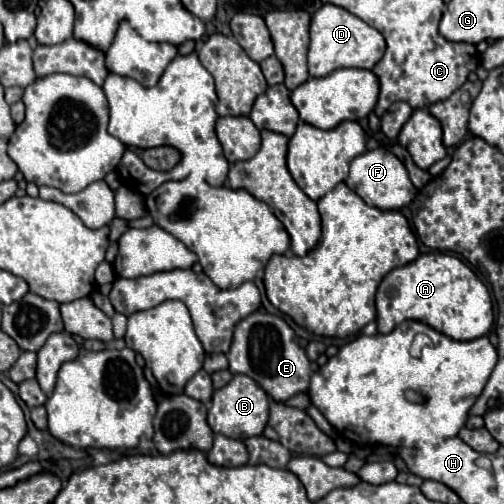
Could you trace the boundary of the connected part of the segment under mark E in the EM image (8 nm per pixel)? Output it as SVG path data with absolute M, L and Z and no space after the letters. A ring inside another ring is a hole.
M252 312L244 320L240 320L234 328L234 340L226 356L232 374L250 376L276 402L284 402L308 390L312 374L310 360L306 358L306 352L296 344L292 328L280 316L268 312Z

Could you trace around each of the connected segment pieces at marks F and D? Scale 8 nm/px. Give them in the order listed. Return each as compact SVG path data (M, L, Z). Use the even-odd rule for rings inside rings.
M376 148L376 150L368 150L362 156L354 158L350 164L350 174L346 184L358 194L362 196L368 204L380 208L380 210L398 210L408 206L414 196L416 196L416 188L410 182L408 170L404 168L404 164L386 148Z
M324 4L311 18L308 70L314 78L322 78L338 68L372 68L384 56L384 50L384 36L344 8Z

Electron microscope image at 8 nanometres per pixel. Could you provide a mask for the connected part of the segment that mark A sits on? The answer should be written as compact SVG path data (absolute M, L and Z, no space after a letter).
M430 252L410 264L388 272L376 292L378 332L392 332L404 320L418 320L454 340L474 340L486 336L494 325L492 298L476 274L456 256Z

